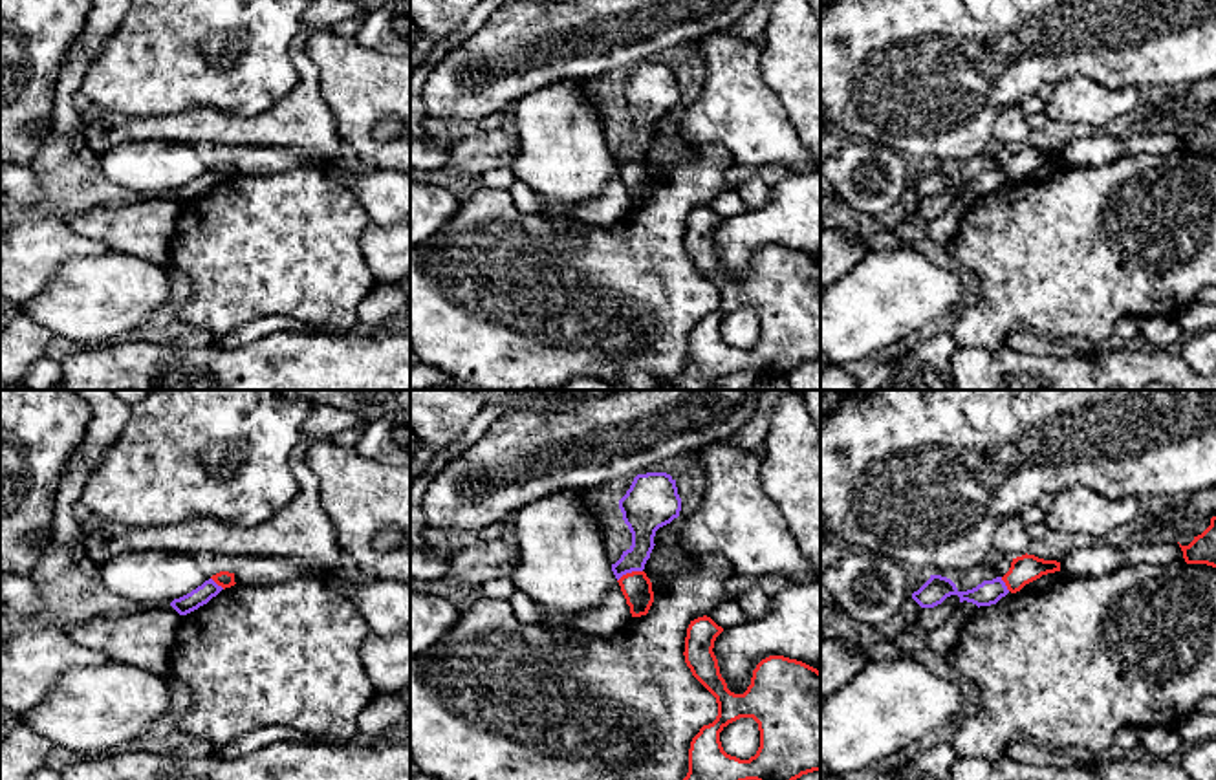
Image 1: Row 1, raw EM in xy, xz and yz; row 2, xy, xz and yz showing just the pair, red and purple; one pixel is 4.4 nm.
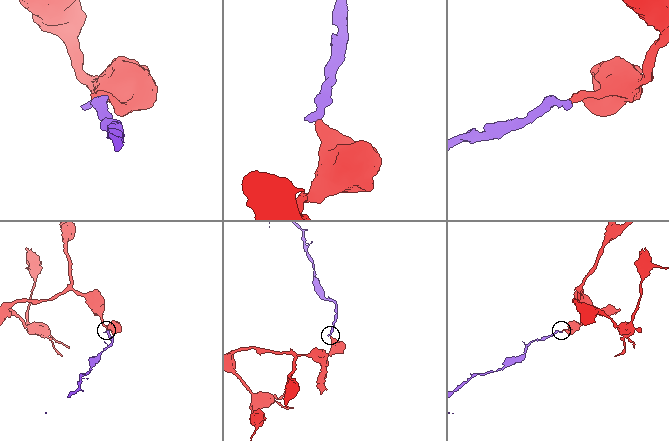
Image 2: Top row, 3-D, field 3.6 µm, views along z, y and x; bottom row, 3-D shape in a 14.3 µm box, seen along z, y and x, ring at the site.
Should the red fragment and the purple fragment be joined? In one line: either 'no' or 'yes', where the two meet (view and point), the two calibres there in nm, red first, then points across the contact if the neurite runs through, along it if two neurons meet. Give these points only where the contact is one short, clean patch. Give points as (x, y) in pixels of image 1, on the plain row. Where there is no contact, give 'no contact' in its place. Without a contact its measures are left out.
no; meets red in xz at (629, 163); 140 nm thick on the red side, 160 nm on the other; border along xz (641, 160), (632, 160), (618, 171)

